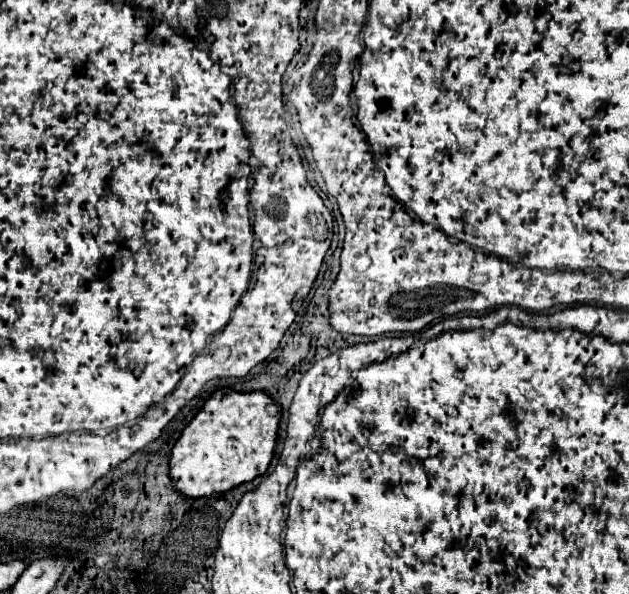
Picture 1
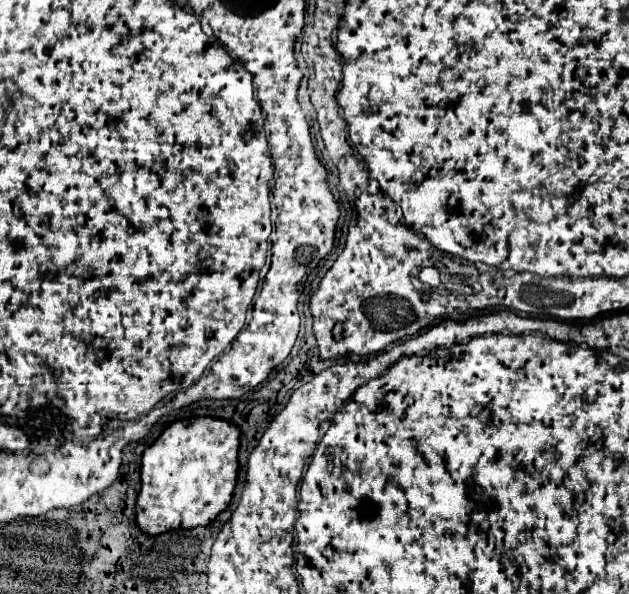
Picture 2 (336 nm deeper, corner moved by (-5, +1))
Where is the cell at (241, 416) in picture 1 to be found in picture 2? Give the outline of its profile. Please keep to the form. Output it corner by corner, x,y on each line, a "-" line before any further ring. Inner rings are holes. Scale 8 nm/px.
188,418
188,420
178,420
174,424
170,424
160,436
158,440
148,446
142,454
142,464
140,464
140,492
138,492
138,498
136,498
136,524
138,528
148,534
148,536
160,536
168,530
178,530
178,526
182,528
196,528
196,526
206,526
208,522
212,522
222,510
228,508
230,500
232,500
232,492
234,492
234,486
236,486
236,472
238,472
238,446
240,446
240,430
226,422
226,420
220,420
220,418

